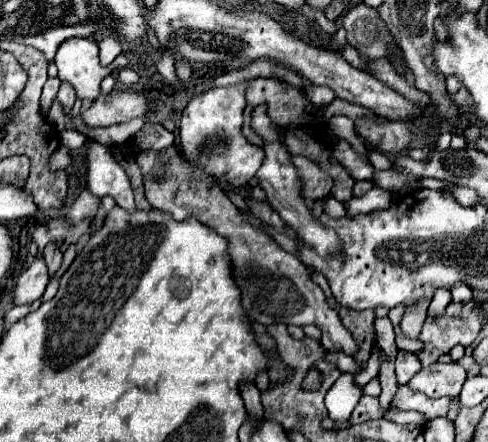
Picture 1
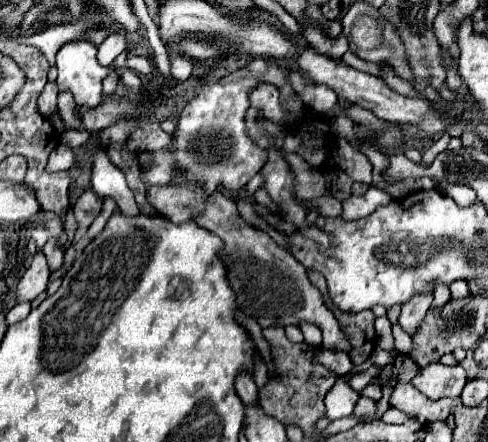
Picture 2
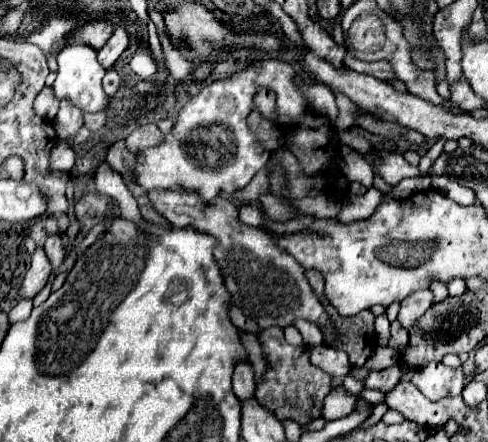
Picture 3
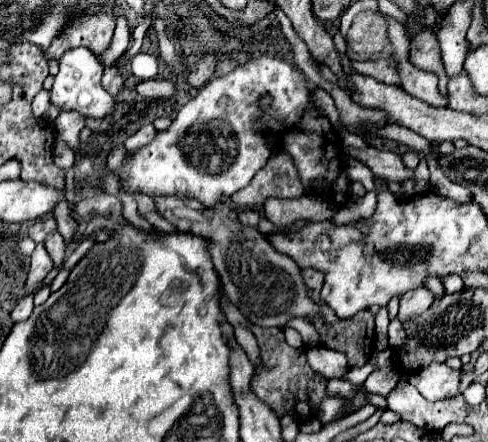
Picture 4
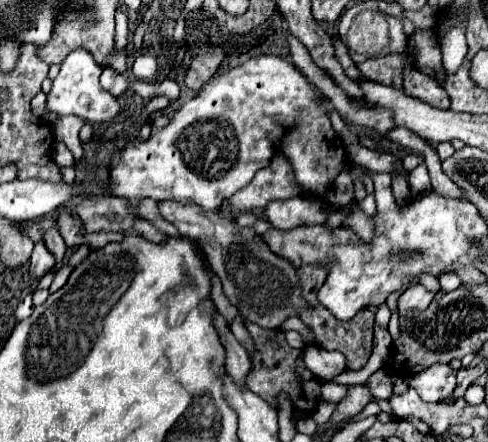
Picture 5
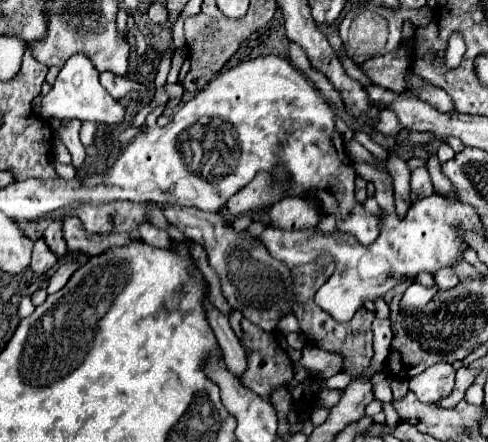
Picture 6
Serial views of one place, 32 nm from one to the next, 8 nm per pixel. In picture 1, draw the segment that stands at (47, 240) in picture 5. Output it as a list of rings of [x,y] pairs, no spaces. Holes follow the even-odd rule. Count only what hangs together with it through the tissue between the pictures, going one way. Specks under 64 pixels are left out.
[[[48,244],[48,248],[44,248],[42,256],[44,256],[44,262],[48,266],[50,278],[54,278],[56,272],[60,270],[60,264],[62,264],[62,252],[56,248],[56,244]]]

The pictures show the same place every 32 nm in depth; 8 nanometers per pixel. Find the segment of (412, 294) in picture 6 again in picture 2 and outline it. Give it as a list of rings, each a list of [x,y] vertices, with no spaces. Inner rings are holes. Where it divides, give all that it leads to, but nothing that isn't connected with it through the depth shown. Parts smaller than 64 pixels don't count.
[[[420,294],[420,296],[414,296],[410,302],[406,302],[402,306],[402,314],[400,314],[400,326],[404,332],[408,332],[410,336],[416,334],[416,328],[420,328],[428,308],[432,304],[432,294]]]

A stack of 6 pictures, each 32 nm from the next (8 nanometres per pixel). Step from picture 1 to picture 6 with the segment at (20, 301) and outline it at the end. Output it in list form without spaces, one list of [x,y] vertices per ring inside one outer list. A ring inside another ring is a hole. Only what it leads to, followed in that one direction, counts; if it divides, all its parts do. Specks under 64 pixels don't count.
[[[36,240],[34,242],[34,250],[32,250],[32,262],[30,262],[30,270],[36,274],[46,274],[54,264],[58,262],[58,258],[54,256],[54,252],[44,244],[44,240]]]

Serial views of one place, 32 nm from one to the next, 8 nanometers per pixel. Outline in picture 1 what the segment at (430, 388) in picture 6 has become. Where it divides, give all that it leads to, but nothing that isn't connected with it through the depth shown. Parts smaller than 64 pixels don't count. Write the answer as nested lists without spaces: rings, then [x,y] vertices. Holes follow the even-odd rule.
[[[436,362],[428,368],[422,368],[408,382],[408,386],[430,398],[440,398],[440,396],[458,396],[464,380],[466,380],[466,372],[458,362],[450,362],[450,364]]]

